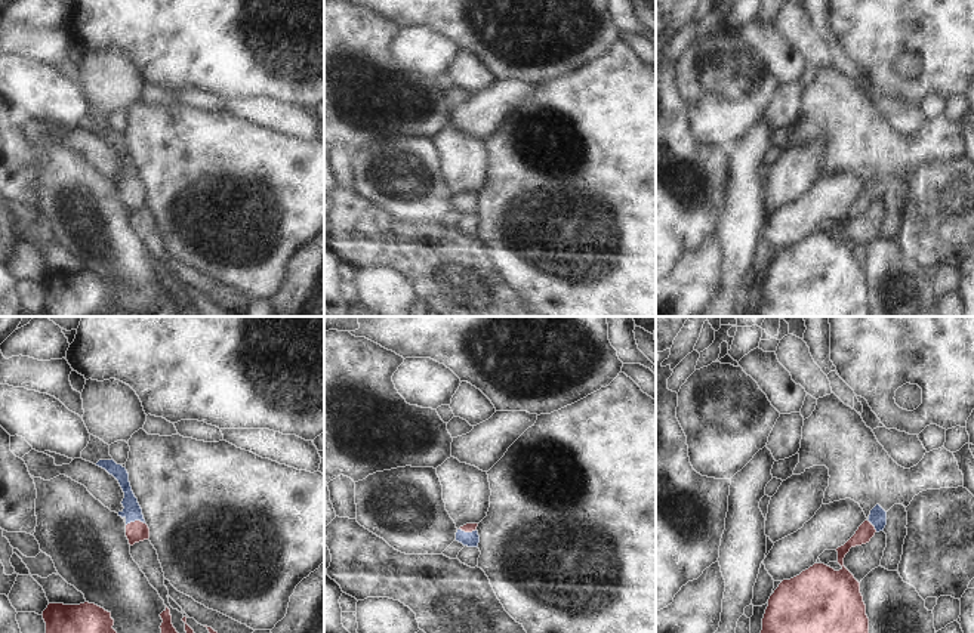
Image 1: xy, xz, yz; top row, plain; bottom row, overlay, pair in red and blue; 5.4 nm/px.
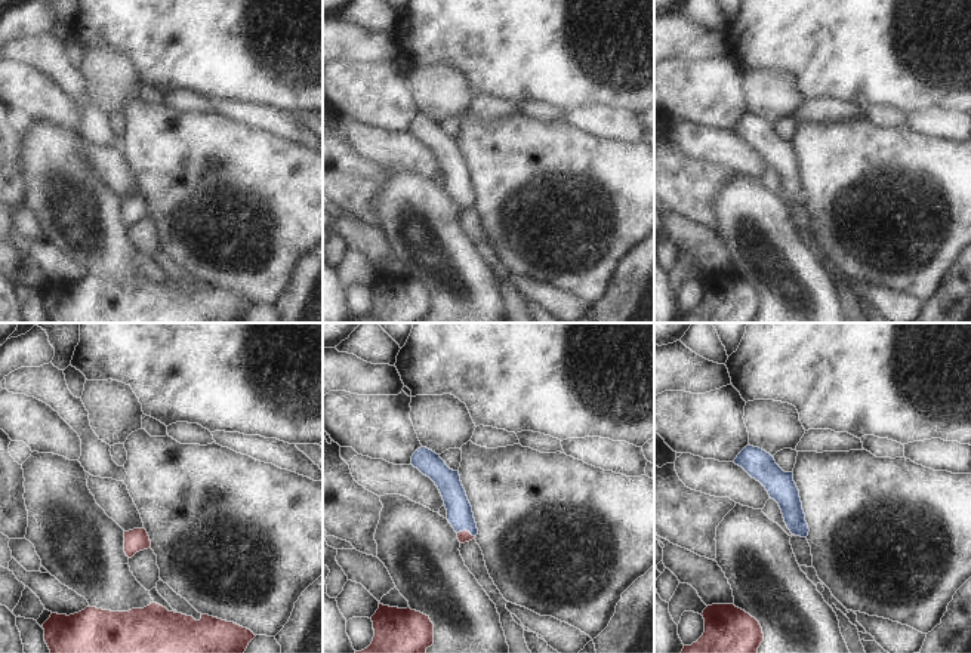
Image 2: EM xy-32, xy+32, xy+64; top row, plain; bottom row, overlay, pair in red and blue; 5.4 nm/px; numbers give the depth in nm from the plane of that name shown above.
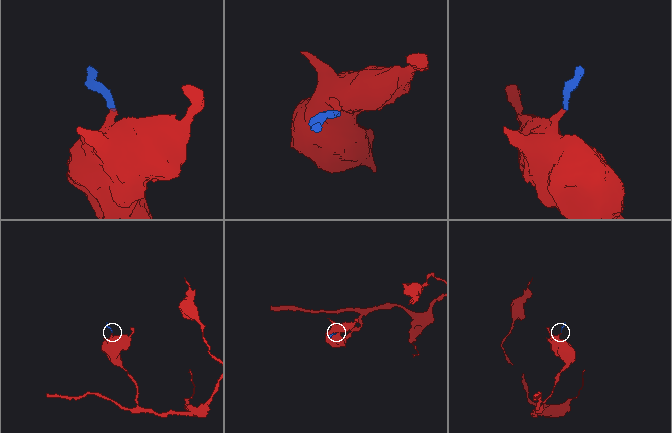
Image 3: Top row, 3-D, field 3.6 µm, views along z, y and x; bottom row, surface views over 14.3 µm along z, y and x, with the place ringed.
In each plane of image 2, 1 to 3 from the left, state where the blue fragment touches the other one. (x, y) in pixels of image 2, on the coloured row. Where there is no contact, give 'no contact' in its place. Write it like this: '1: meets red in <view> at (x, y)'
1: no contact
2: meets red in xy+32 at (465, 530)
3: no contact

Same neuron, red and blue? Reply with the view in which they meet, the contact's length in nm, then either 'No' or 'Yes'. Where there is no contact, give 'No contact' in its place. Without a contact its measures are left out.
Touches red in xy. Shared border 110 nm. Yes

